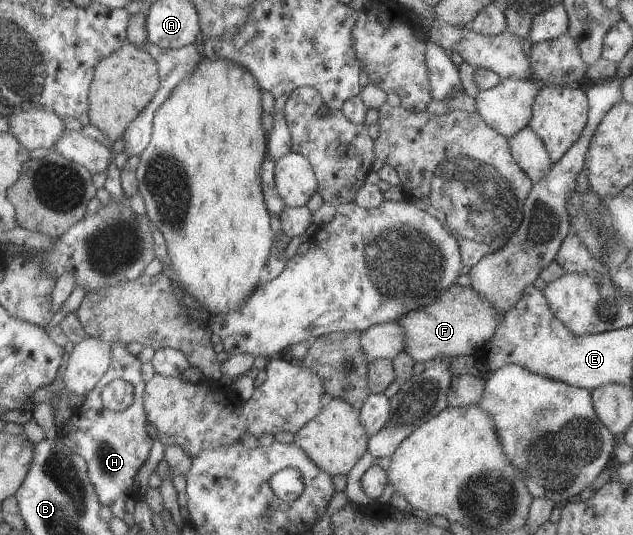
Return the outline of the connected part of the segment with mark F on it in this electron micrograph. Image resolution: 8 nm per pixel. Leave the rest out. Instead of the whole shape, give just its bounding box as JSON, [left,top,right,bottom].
[396,285,503,362]

